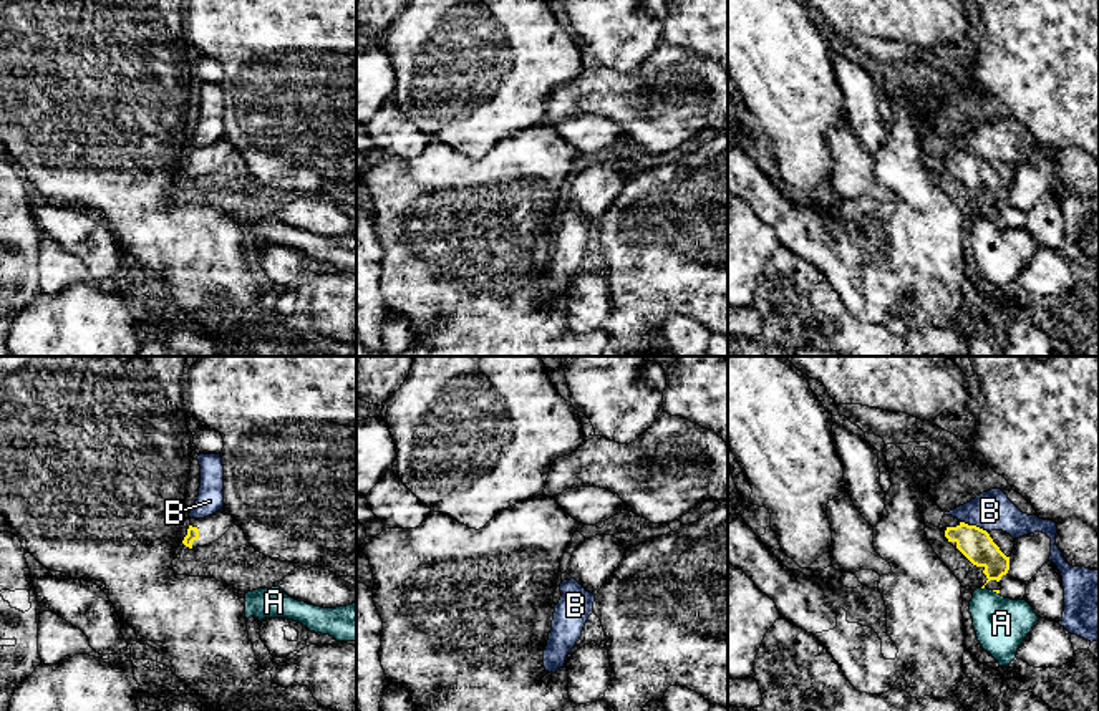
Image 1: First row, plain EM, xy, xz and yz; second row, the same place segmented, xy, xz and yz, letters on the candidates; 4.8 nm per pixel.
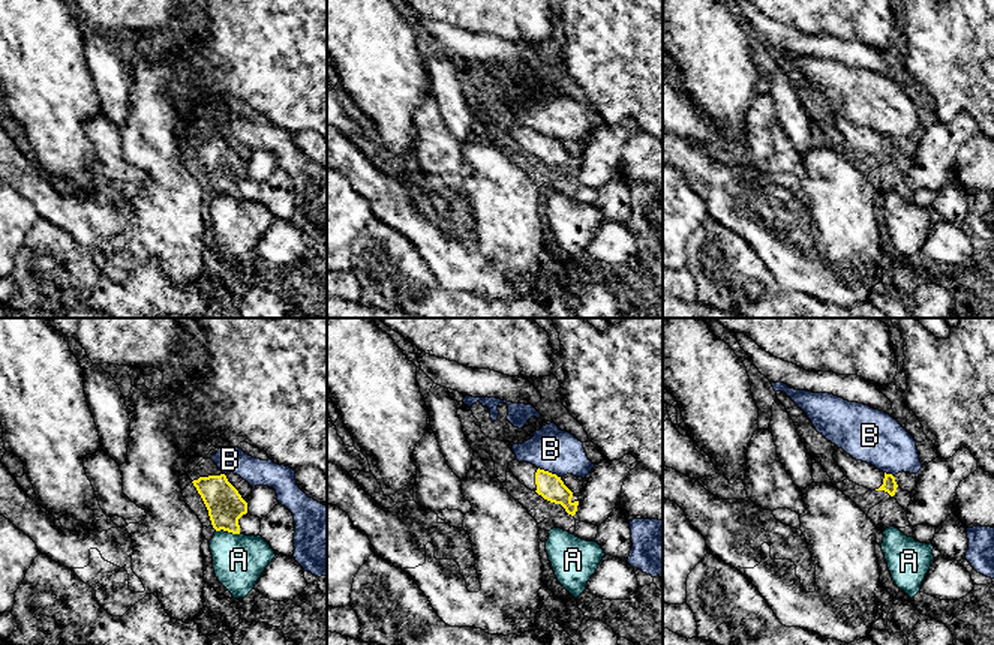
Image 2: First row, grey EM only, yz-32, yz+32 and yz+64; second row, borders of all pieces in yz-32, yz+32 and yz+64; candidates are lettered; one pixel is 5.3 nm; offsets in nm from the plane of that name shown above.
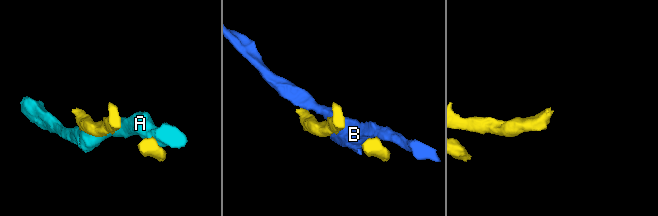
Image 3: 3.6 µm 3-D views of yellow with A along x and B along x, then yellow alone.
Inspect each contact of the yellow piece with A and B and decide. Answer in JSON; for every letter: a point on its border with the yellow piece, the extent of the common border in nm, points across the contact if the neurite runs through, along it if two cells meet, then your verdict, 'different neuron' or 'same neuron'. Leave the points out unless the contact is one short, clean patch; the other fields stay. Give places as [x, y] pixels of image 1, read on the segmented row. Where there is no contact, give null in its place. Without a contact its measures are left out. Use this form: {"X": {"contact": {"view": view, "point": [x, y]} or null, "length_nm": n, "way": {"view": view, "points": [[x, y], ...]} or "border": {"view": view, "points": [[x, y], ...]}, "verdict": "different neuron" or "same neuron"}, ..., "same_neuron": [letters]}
{"A": {"contact": {"view": "yz", "point": [995, 590]}, "length_nm": 40, "verdict": "different neuron"}, "B": {"contact": {"view": "yz", "point": [978, 527]}, "length_nm": 100, "border": {"view": "yz", "points": [[970, 524], [987, 532]]}, "verdict": "different neuron"}, "same_neuron": []}

